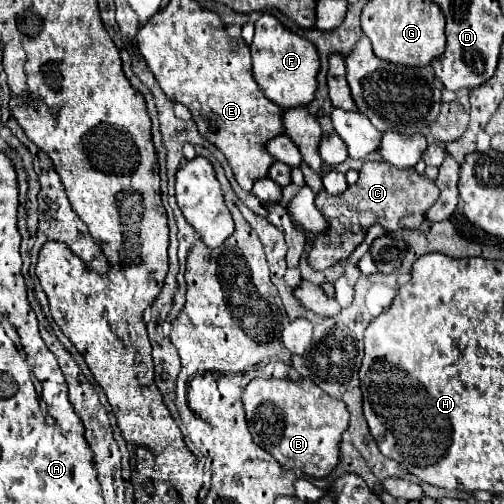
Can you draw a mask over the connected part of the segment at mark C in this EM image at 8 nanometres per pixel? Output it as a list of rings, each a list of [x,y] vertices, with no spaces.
[[[364,162],[358,182],[348,186],[342,194],[332,196],[322,190],[316,196],[316,208],[322,212],[322,216],[326,216],[328,228],[322,232],[322,236],[314,236],[308,242],[308,264],[318,272],[334,266],[364,242],[366,230],[372,224],[382,224],[388,228],[388,232],[396,232],[400,228],[418,228],[424,222],[426,210],[436,202],[436,198],[438,188],[426,174],[418,174],[414,168],[400,170],[384,162]]]

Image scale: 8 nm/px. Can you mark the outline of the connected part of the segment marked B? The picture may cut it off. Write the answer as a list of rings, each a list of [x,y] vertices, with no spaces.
[[[254,378],[242,396],[246,420],[254,442],[270,452],[284,470],[296,470],[306,476],[326,478],[338,464],[340,436],[348,428],[348,408],[328,396],[314,382]]]

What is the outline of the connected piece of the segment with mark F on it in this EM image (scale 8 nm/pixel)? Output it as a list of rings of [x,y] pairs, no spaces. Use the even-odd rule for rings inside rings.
[[[262,14],[254,24],[254,40],[250,44],[252,50],[252,72],[254,80],[260,84],[266,98],[282,108],[306,106],[312,102],[316,92],[316,74],[320,68],[318,52],[312,42],[302,42],[300,36],[286,30],[272,14]]]

